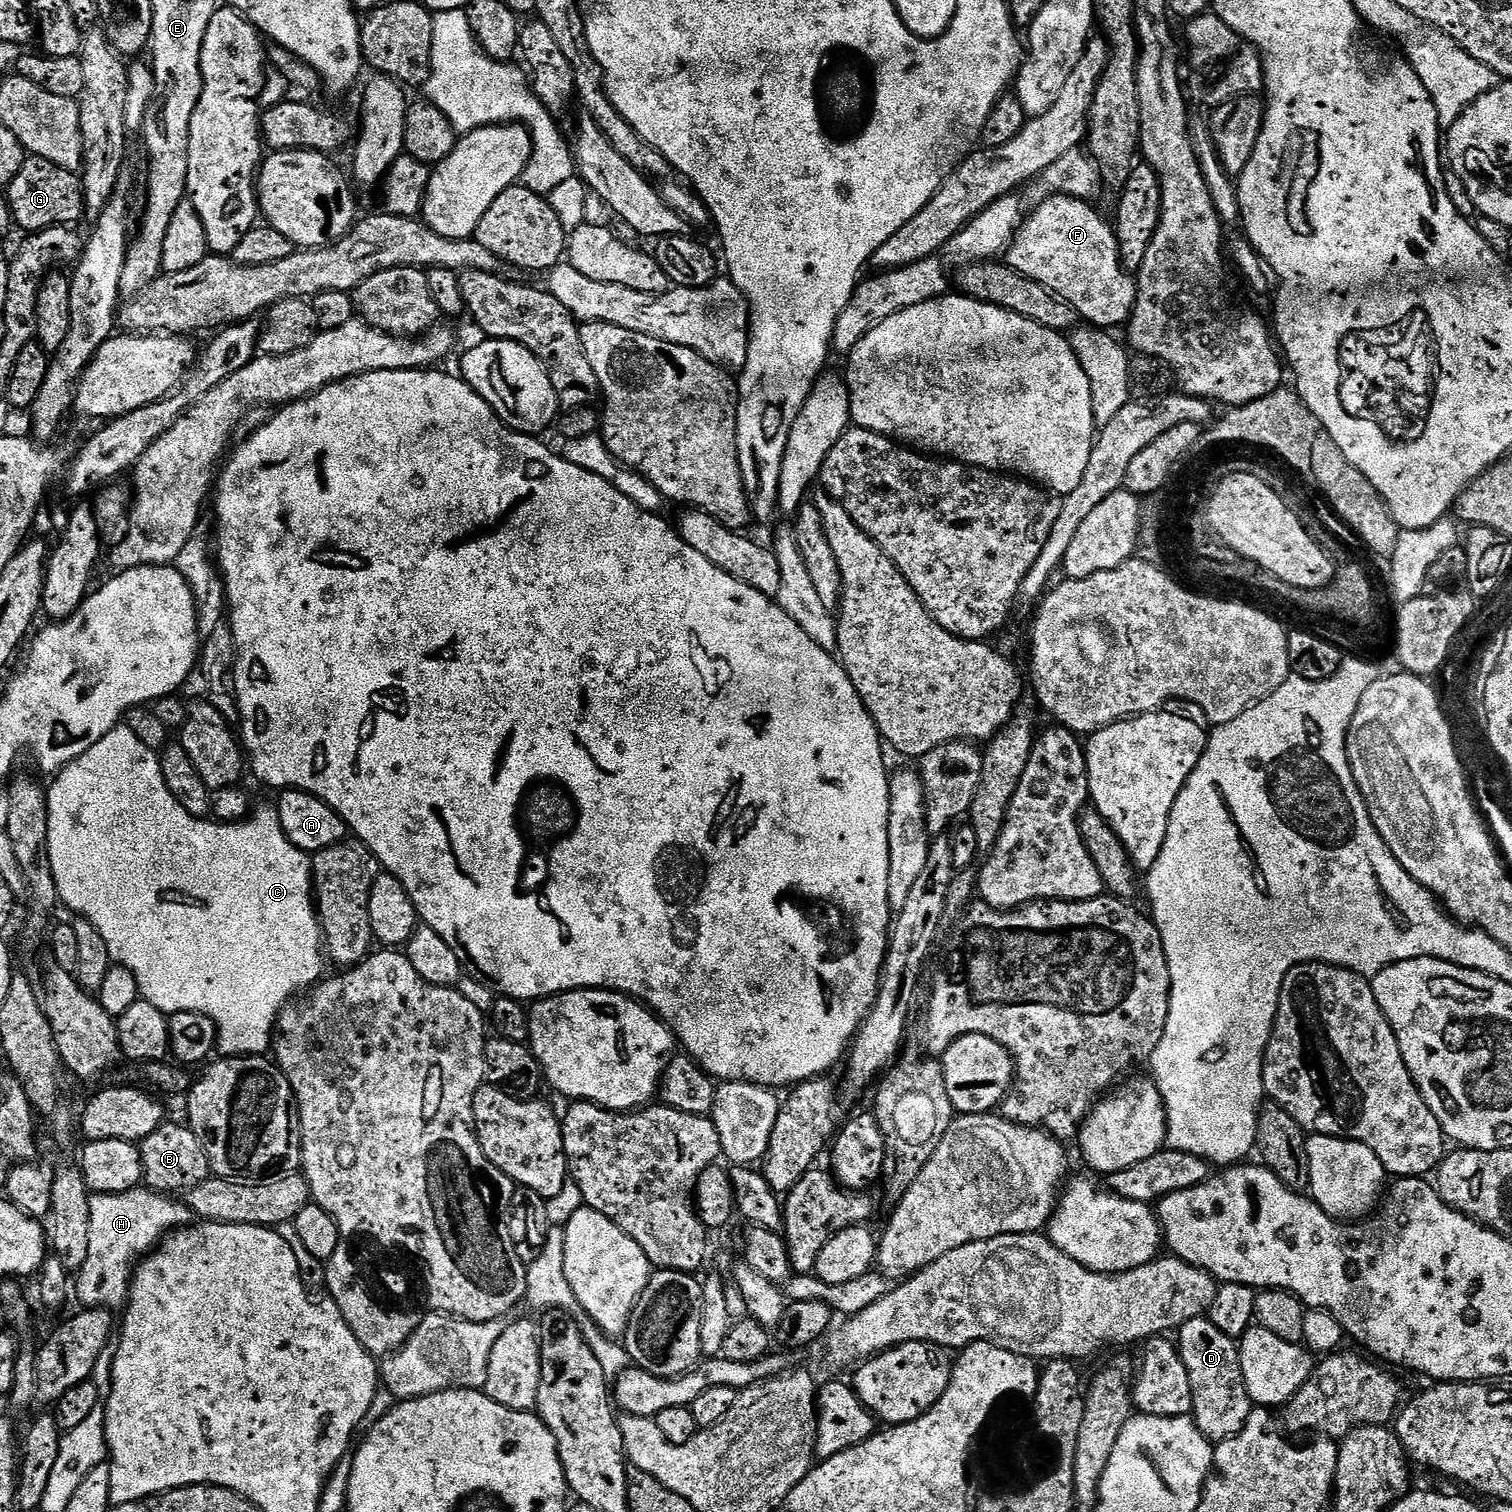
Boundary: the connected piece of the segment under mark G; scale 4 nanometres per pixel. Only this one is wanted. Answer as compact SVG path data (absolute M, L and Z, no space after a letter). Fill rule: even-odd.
M29 155L25 159L22 170L18 170L14 182L6 185L8 201L12 207L12 213L16 219L17 229L25 233L41 232L47 228L63 228L65 226L75 225L76 219L84 216L84 185L81 177L77 173L66 170L54 162L50 162L41 156Z

